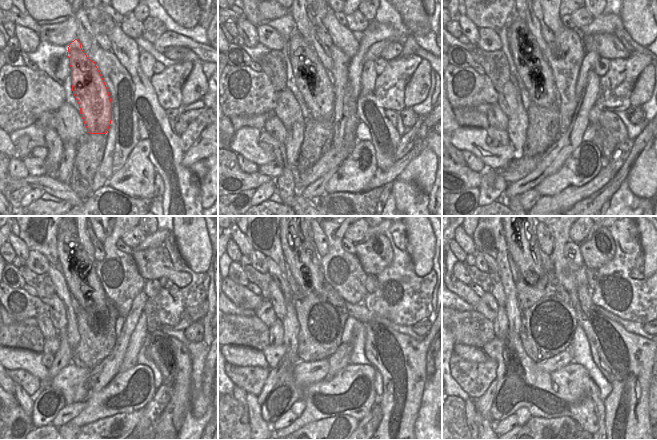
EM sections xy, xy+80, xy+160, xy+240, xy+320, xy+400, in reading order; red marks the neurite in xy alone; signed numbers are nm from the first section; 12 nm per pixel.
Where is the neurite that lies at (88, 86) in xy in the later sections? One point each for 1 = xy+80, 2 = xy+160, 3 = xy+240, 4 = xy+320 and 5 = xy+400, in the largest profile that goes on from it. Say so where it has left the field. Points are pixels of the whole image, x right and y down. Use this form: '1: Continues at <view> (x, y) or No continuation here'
1: Continues at xy+80 (313, 81)
2: Continues at xy+160 (535, 72)
3: Continues at xy+240 (79, 271)
4: Continues at xy+320 (300, 255)
5: Continues at xy+400 (522, 244).

